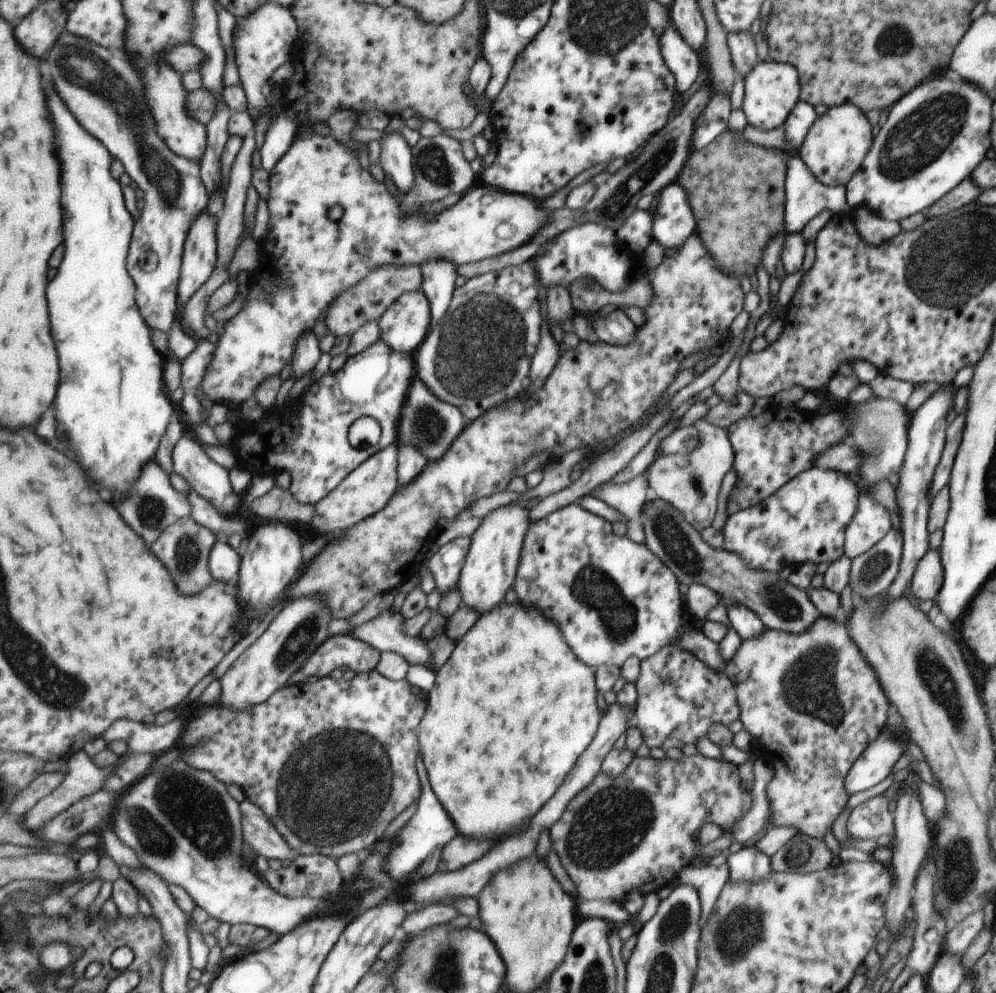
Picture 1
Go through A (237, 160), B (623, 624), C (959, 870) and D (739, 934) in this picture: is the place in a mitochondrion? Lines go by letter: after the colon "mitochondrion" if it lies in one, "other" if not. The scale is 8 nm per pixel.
A: other
B: mitochondrion
C: mitochondrion
D: mitochondrion

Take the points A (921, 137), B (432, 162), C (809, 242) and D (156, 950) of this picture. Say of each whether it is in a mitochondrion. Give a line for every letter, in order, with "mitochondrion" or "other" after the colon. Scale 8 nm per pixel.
A: mitochondrion
B: mitochondrion
C: other
D: mitochondrion

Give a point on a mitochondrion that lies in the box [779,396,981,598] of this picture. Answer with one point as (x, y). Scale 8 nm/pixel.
(873, 569)

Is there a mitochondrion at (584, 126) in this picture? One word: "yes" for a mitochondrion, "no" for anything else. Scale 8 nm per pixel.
yes

